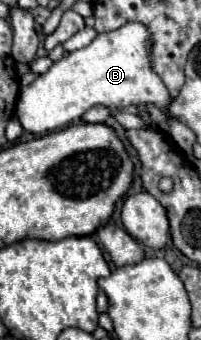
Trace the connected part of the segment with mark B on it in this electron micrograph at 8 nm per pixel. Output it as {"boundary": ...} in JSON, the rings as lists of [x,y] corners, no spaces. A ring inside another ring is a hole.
{"boundary":[[[129,22],[129,24],[121,26],[119,30],[97,34],[97,38],[89,46],[69,52],[67,54],[69,58],[63,56],[61,60],[53,62],[53,68],[49,68],[49,72],[37,76],[35,82],[21,88],[21,94],[17,100],[17,118],[23,126],[23,130],[33,132],[33,134],[55,132],[59,128],[65,128],[69,122],[77,122],[95,104],[125,108],[125,106],[139,106],[139,104],[151,102],[151,104],[159,106],[161,110],[165,110],[165,106],[169,106],[171,98],[169,98],[169,92],[165,90],[165,84],[161,82],[161,78],[157,78],[157,74],[153,74],[153,70],[149,66],[147,48],[149,48],[149,34],[147,34],[145,26],[141,26],[137,22]]]}

